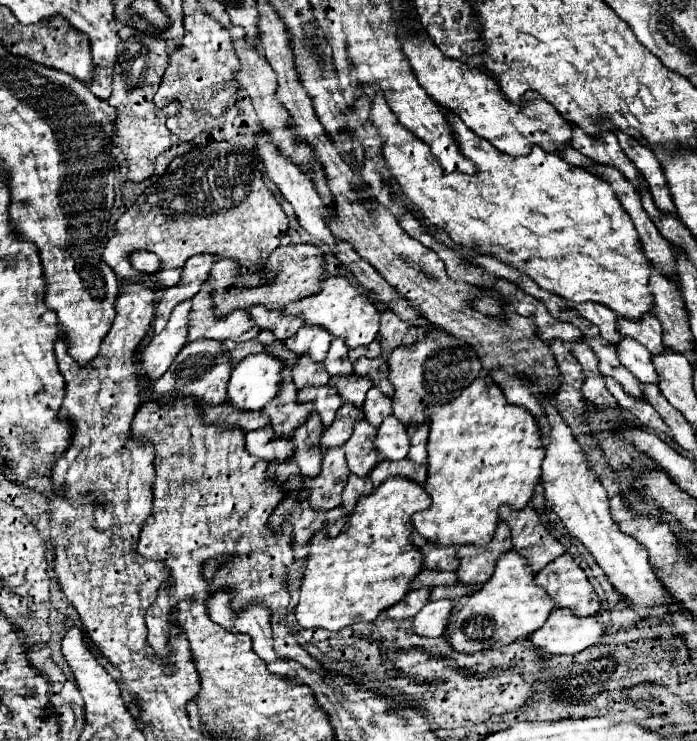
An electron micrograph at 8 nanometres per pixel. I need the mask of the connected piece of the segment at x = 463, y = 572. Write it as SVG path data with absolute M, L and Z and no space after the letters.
M505 522L499 524L493 540L489 546L475 546L475 544L465 544L459 548L459 582L461 584L485 584L495 570L497 558L511 550L511 532Z

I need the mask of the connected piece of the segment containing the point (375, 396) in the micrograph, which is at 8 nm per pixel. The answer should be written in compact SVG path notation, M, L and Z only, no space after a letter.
M373 386L367 392L367 400L363 404L363 410L365 410L365 420L371 422L375 428L379 428L383 418L387 418L393 412L391 398L385 396L377 386Z

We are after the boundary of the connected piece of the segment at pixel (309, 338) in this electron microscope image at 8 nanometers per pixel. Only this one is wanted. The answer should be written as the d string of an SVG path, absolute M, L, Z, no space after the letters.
M303 324L297 334L285 340L285 346L295 354L309 354L315 362L323 362L333 336L317 324Z

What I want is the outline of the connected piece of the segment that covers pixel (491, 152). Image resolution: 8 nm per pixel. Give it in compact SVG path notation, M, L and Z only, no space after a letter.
M381 92L375 94L371 108L371 122L385 140L383 156L387 160L387 168L395 176L407 200L419 208L427 224L447 232L455 244L465 244L467 248L477 248L479 252L487 254L493 252L493 258L517 268L521 274L533 278L543 290L563 296L565 300L597 302L627 320L641 320L653 310L653 294L649 290L651 262L643 254L639 234L629 220L629 214L625 208L621 208L621 202L605 180L567 164L563 158L545 152L543 148L533 148L531 154L519 158L505 156L487 140L473 136L473 132L469 132L469 128L465 128L465 124L461 124L453 112L447 116L461 152L477 166L477 174L473 176L463 172L445 174L437 158L433 158L429 146L419 142L411 130L399 124L397 116L387 108Z

